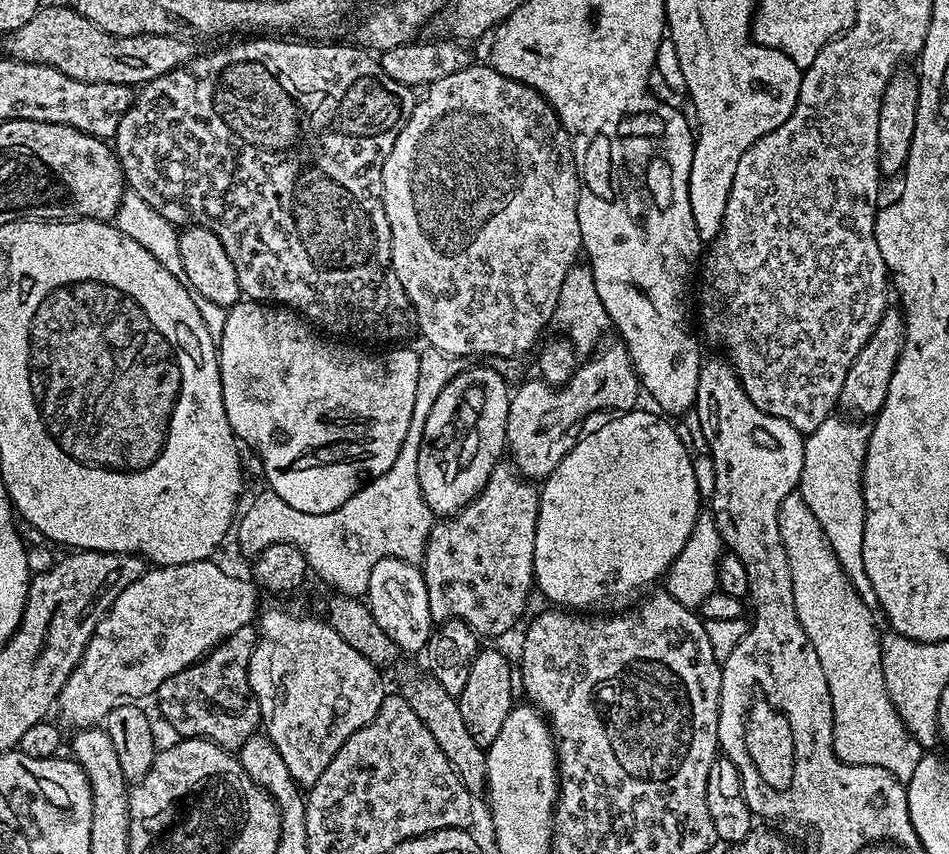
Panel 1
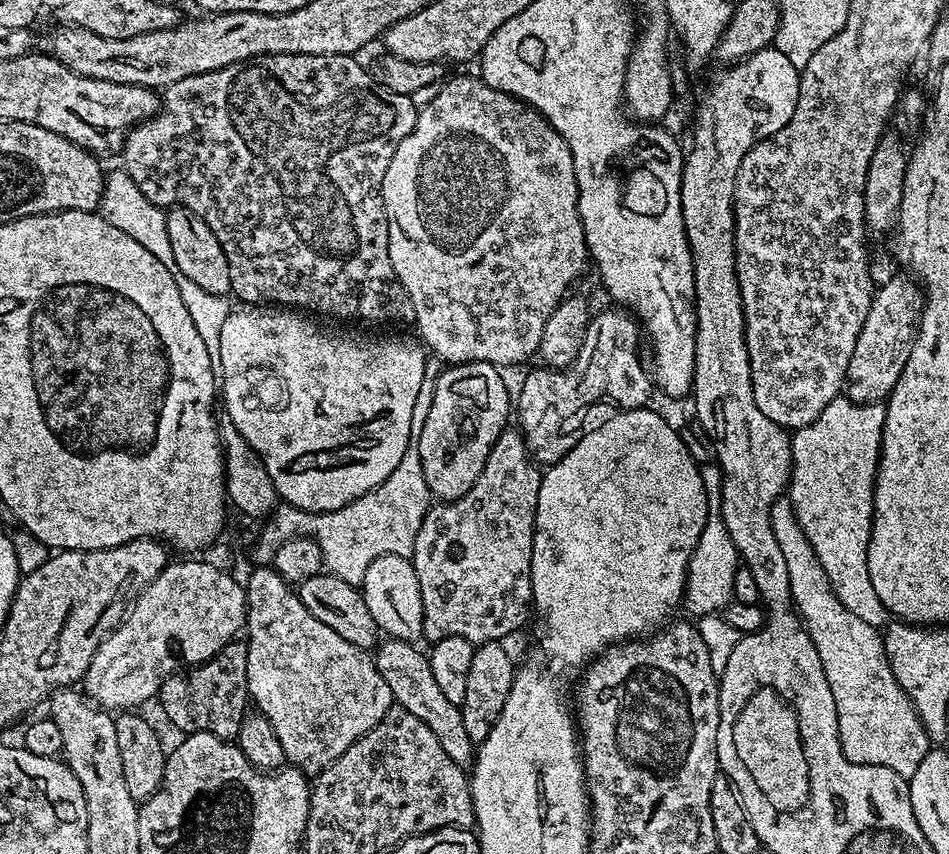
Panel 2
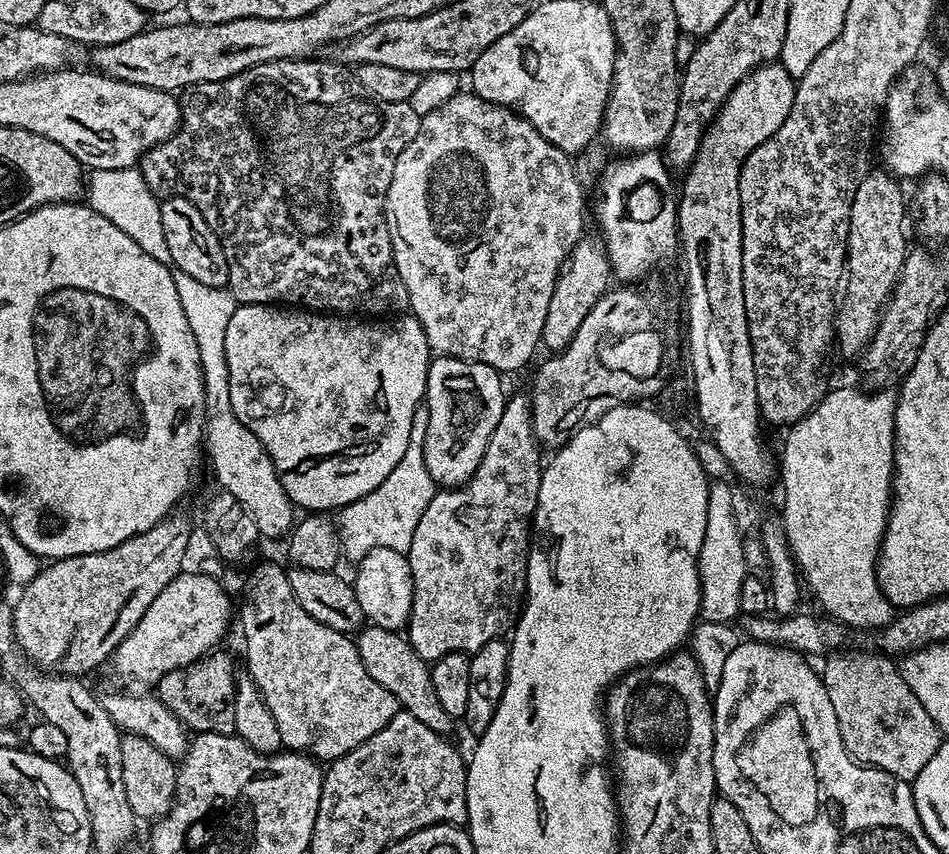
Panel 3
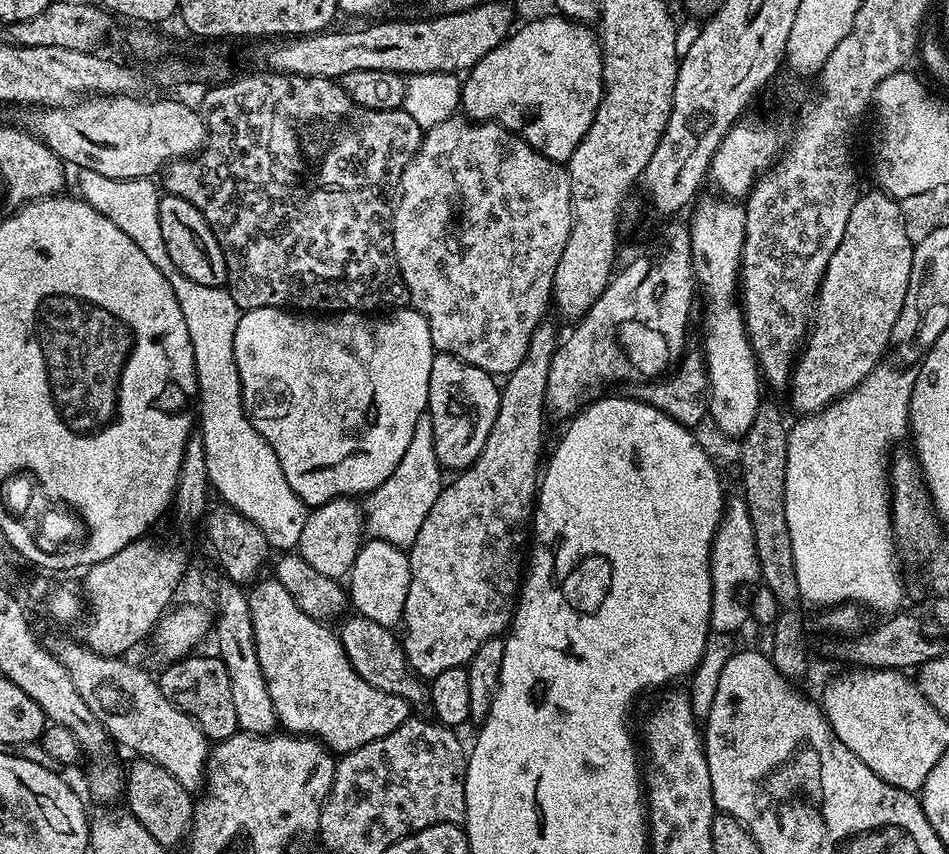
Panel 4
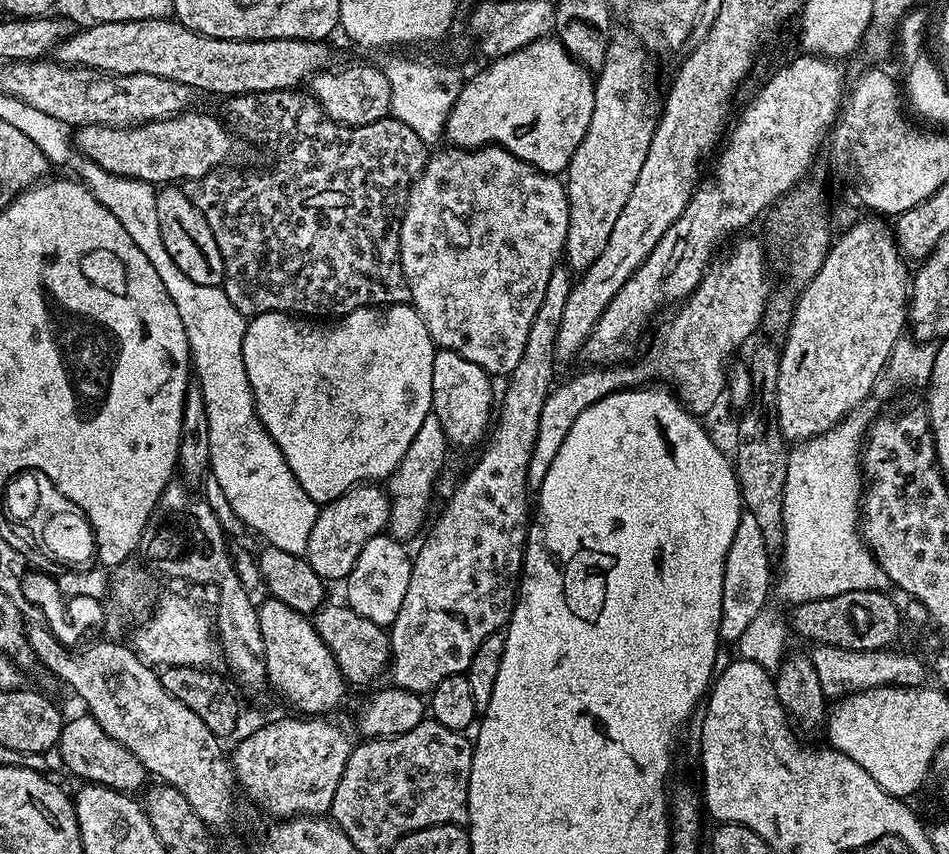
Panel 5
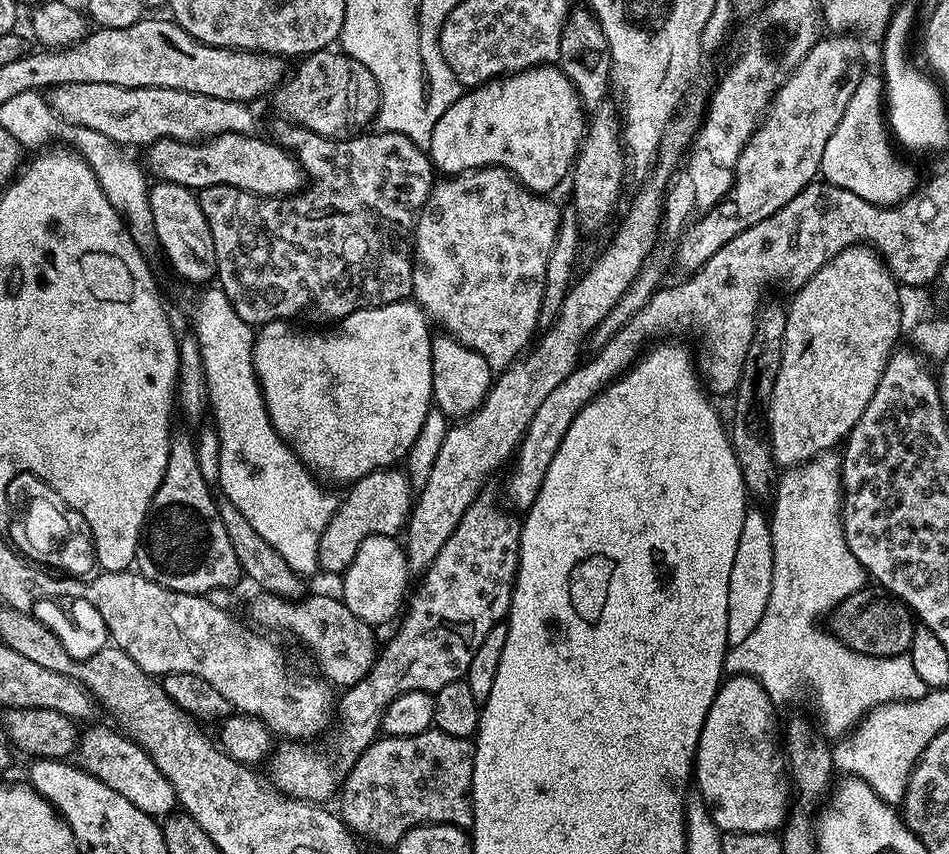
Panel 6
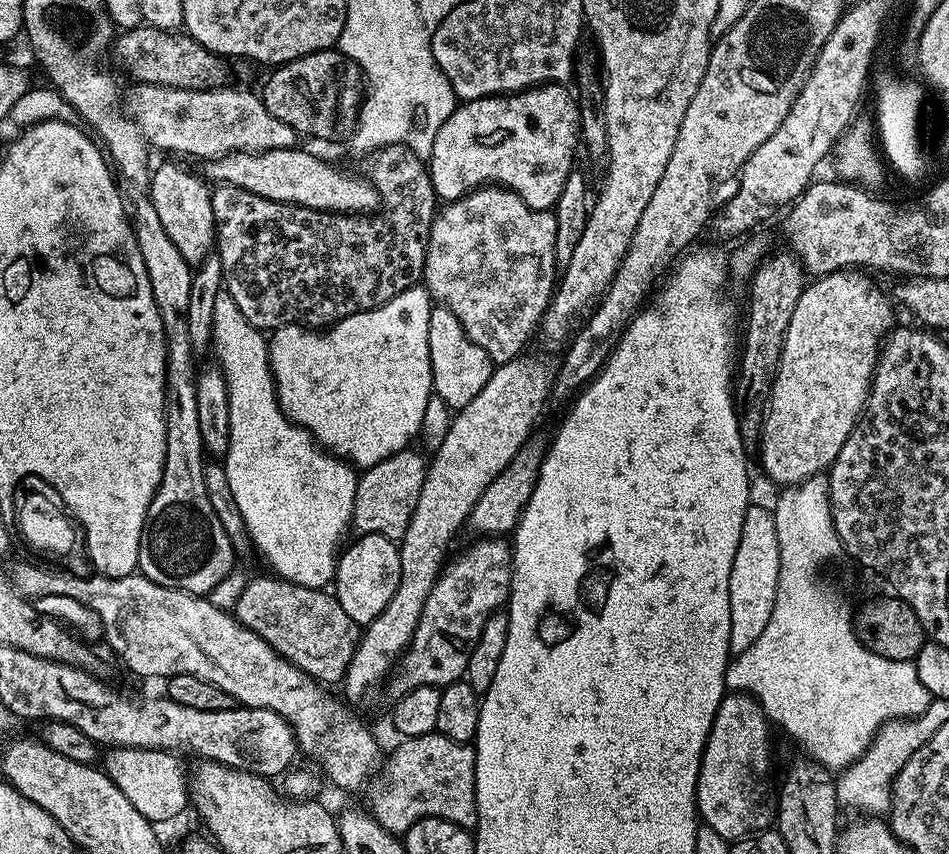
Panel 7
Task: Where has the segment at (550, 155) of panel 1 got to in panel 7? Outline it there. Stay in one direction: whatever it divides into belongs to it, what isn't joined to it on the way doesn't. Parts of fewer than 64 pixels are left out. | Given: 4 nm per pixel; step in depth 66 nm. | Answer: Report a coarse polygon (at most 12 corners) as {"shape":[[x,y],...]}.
{"shape":[[481,186],[432,217],[423,287],[493,365],[525,351],[556,213]]}

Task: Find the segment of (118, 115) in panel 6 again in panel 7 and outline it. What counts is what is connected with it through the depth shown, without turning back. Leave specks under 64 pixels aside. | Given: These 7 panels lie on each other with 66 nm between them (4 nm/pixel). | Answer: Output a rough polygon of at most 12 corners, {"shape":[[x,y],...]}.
{"shape":[[140,84],[153,149],[197,156],[295,148],[244,88]]}

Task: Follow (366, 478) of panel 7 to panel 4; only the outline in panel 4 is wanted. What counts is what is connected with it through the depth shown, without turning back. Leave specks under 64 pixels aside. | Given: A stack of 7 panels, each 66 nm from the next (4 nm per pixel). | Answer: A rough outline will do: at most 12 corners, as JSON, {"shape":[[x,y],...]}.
{"shape":[[352,498],[309,511],[298,554],[343,581],[362,543]]}

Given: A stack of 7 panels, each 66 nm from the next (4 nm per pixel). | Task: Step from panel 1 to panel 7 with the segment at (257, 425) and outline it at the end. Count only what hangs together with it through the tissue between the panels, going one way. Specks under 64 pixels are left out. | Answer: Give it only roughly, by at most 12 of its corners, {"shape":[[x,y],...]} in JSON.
{"shape":[[413,286],[268,340],[289,420],[357,469],[405,451],[432,395]]}

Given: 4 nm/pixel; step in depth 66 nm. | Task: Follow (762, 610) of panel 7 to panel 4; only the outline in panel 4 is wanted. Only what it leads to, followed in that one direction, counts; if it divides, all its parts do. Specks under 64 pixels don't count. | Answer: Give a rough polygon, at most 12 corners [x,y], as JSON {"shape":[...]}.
{"shape":[[743,495],[712,539],[712,632],[749,623],[761,583]]}

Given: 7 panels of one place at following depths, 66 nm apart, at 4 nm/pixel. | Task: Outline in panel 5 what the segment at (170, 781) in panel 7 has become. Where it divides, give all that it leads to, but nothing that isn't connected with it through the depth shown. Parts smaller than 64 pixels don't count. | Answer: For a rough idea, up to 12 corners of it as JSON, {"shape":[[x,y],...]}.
{"shape":[[87,714],[58,745],[77,781],[139,793],[150,776]]}

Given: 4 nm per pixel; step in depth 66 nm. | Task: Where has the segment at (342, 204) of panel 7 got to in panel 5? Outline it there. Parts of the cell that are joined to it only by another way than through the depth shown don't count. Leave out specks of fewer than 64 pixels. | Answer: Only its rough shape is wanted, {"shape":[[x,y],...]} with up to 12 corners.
{"shape":[[185,110],[131,128],[86,124],[74,144],[153,186],[227,165],[232,136]]}

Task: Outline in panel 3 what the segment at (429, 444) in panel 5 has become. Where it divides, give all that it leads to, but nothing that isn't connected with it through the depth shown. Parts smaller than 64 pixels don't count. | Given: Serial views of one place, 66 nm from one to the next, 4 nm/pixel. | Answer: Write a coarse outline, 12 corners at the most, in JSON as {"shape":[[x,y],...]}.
{"shape":[[429,410],[414,412],[402,462],[339,509],[340,550],[407,553],[438,486],[426,470]]}

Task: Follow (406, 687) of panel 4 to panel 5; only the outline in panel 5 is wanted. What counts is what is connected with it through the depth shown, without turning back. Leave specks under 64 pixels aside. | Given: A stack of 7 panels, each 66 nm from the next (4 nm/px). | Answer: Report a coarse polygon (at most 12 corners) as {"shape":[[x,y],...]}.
{"shape":[[347,604],[312,618],[352,684],[368,684],[391,661],[387,629]]}

